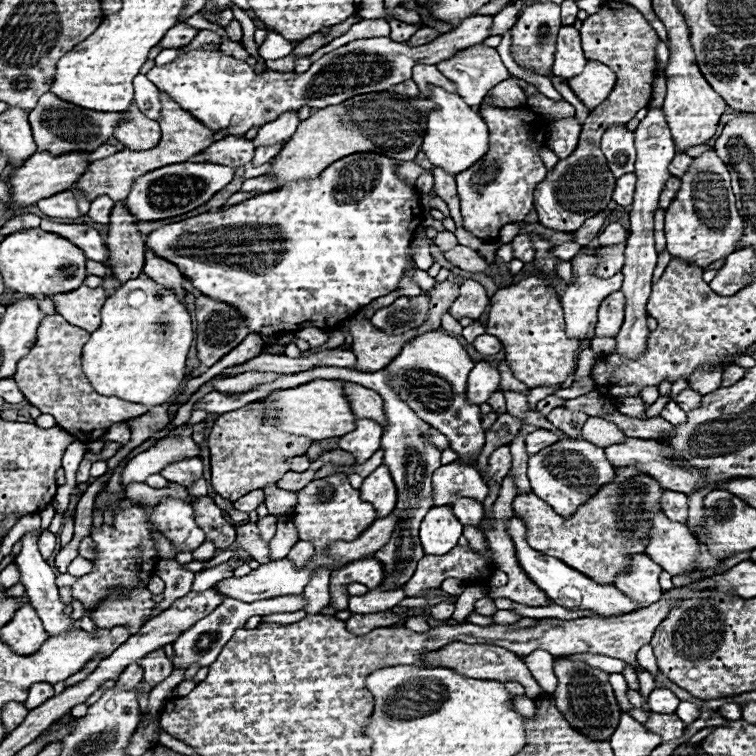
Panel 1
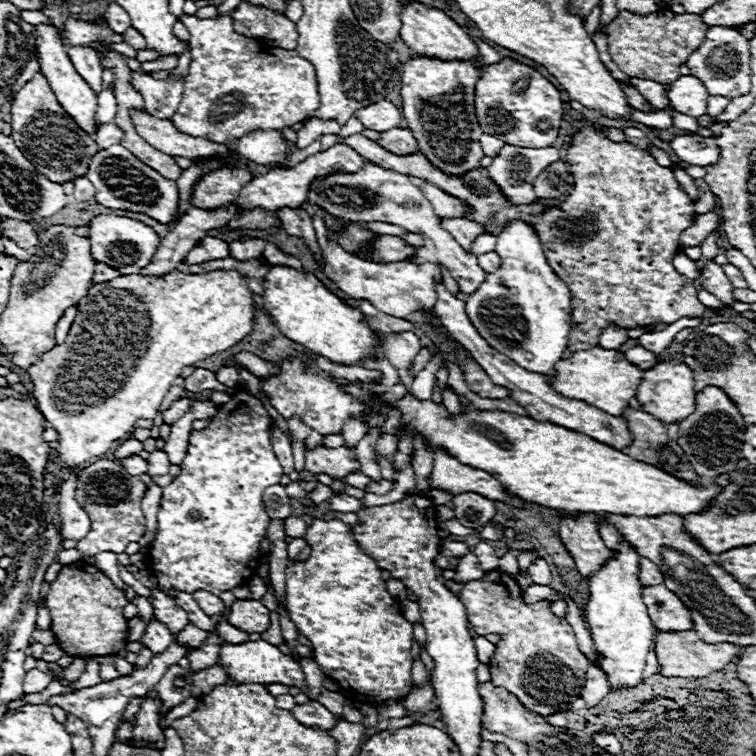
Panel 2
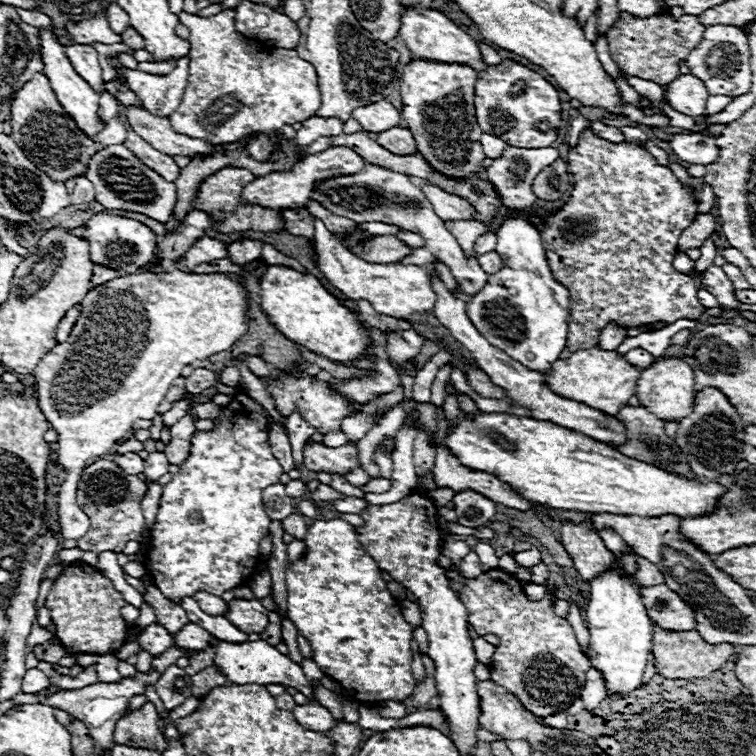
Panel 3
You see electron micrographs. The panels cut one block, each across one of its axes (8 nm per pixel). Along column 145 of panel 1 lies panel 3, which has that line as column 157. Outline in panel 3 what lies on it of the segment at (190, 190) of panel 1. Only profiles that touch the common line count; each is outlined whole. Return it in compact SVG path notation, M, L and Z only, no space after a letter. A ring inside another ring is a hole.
M106 146L98 150L90 158L84 176L96 188L96 202L100 202L108 210L138 212L152 220L166 222L176 204L174 182L166 182L154 170L146 168L146 164L142 164L126 146Z

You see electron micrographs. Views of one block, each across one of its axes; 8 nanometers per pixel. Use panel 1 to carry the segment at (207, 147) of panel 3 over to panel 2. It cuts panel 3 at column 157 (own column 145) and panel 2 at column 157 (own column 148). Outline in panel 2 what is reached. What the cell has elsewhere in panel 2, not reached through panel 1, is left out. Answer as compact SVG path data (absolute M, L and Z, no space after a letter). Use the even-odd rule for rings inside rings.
M132 112L132 122L136 126L136 132L148 142L154 144L154 148L158 148L160 152L166 152L170 156L184 156L190 160L214 160L218 156L226 158L230 156L226 144L214 144L206 138L200 136L186 136L182 132L178 132L170 120L160 120L154 118L148 112Z

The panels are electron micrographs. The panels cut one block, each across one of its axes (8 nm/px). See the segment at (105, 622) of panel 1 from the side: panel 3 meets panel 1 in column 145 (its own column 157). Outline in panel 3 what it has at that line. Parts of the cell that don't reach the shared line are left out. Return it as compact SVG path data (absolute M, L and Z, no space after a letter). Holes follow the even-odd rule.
M146 586L144 600L154 610L158 624L162 624L168 632L174 634L174 632L182 630L182 626L186 626L186 612L182 608L178 608L178 604L170 604L170 600L166 600L156 586Z

